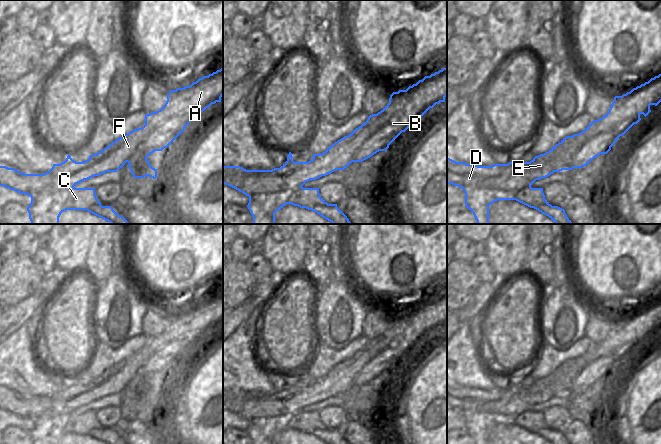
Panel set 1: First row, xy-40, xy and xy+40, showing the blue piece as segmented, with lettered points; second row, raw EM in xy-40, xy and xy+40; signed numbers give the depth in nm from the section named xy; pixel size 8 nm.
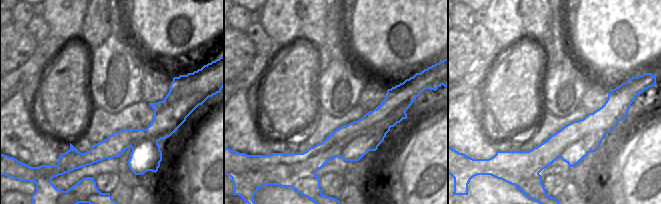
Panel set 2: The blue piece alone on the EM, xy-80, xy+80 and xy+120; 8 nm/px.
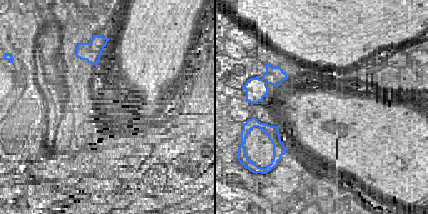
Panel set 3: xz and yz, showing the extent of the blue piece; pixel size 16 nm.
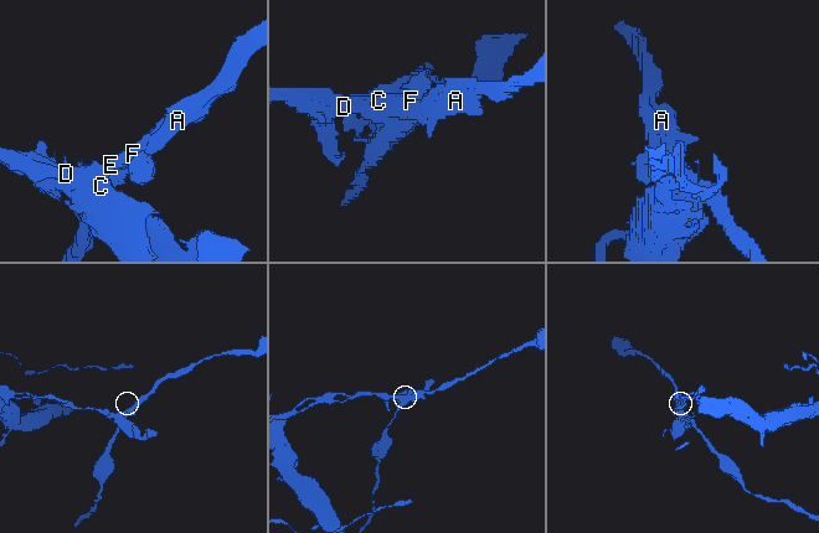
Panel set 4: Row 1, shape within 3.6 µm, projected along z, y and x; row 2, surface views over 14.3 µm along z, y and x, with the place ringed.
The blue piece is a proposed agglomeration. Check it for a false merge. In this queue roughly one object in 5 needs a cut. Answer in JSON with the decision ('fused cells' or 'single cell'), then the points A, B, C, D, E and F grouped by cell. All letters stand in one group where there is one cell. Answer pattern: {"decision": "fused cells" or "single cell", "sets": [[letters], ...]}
{"decision": "fused cells", "sets": [["A", "B"], ["C", "D", "E", "F"]]}

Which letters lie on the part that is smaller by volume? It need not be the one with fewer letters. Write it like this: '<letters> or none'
C, D, E, F

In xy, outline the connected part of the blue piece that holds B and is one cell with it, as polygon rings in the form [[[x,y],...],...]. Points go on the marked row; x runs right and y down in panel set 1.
[[[447,67],[425,76],[406,90],[390,95],[389,103],[377,113],[380,129],[357,151],[355,162],[362,162],[389,145],[418,118],[447,96]]]

